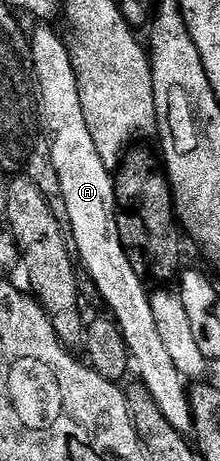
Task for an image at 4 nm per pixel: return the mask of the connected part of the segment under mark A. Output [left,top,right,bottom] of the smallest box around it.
[29,25,193,435]

